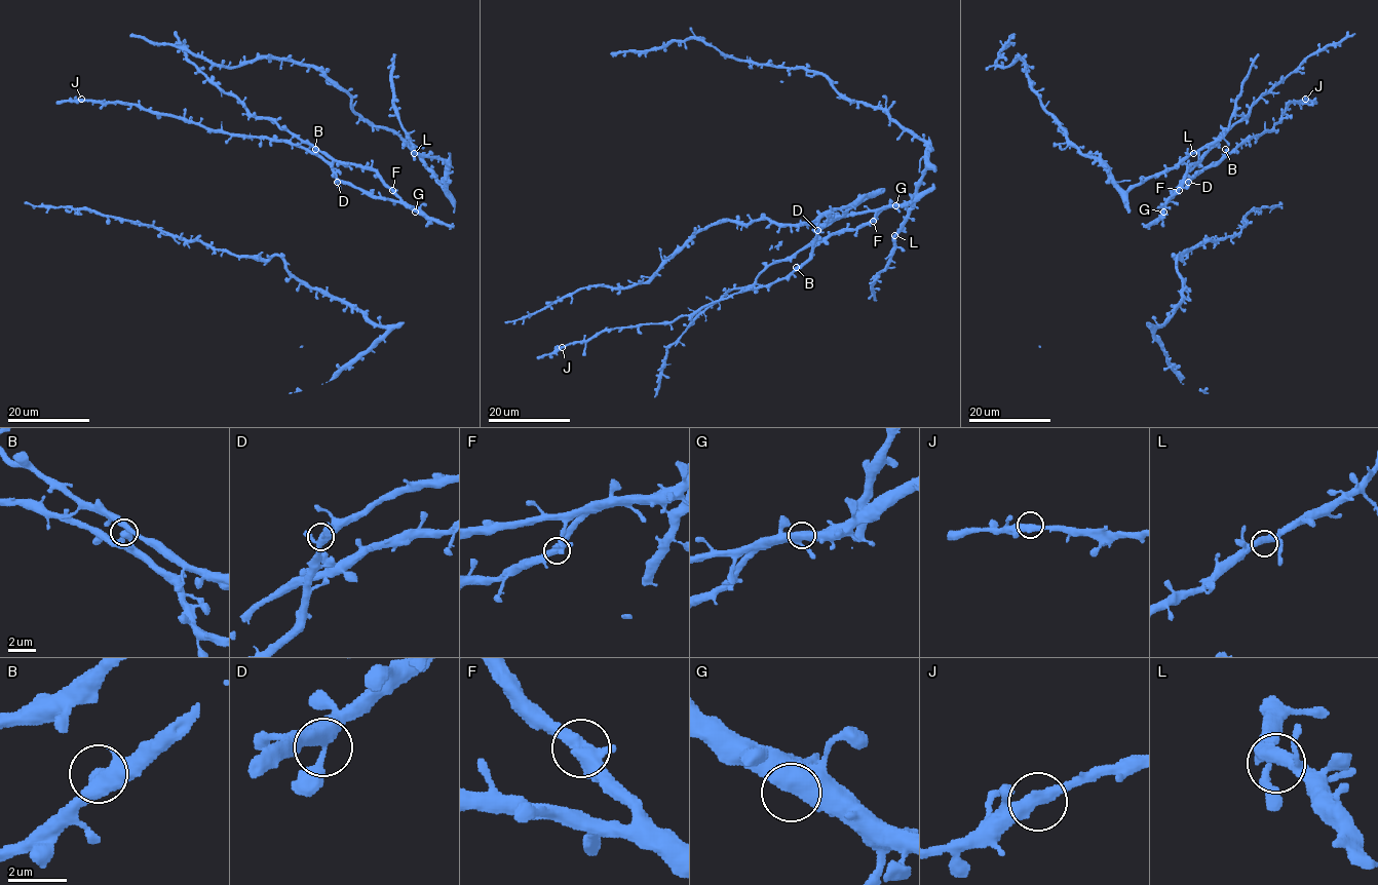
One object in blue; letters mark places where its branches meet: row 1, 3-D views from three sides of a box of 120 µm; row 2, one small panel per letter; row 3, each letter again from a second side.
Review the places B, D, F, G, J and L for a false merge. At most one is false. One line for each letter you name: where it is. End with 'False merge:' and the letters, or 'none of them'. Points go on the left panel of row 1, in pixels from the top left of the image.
False merge: none of them

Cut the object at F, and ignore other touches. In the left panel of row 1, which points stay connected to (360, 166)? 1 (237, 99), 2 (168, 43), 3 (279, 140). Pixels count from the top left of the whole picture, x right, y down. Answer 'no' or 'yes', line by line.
1: yes
2: no
3: no

